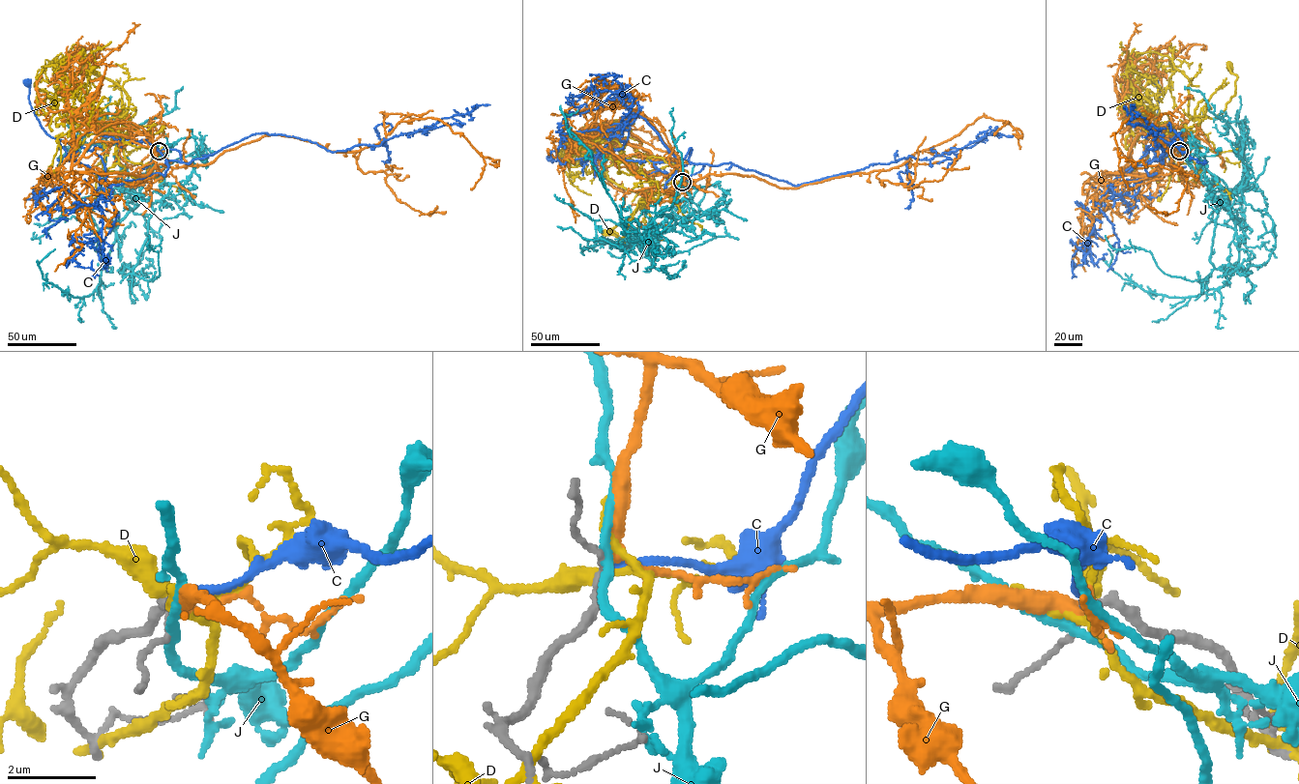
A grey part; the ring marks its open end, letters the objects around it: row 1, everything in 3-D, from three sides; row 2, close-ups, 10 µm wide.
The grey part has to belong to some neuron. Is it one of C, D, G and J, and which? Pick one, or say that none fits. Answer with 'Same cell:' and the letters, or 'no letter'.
Same cell: G

